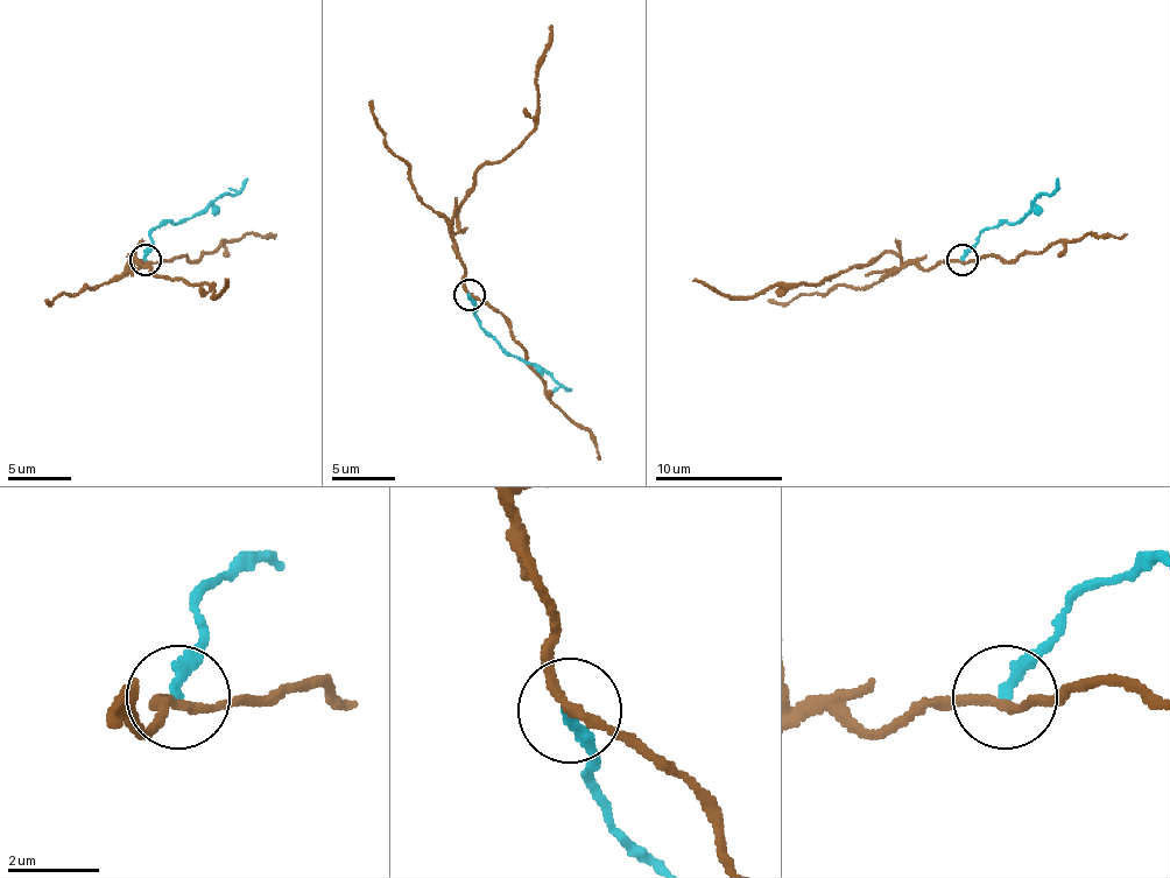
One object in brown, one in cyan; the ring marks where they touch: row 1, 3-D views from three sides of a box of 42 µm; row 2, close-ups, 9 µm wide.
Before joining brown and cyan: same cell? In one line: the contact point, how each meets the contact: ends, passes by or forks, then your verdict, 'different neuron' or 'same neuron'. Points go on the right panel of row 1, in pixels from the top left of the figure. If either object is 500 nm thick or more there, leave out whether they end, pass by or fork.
(963, 260) | brown passes by | cyan ends | different neuron

